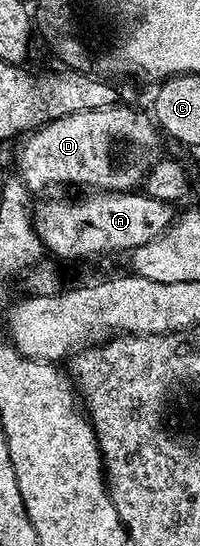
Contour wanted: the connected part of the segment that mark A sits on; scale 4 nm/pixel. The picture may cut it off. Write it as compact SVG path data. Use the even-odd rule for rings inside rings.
M97 190L82 196L85 196L82 200L45 200L33 208L33 224L37 227L42 245L65 260L85 260L88 256L105 256L108 252L132 253L133 249L160 236L175 219L175 212L169 209L172 208L170 201L151 198L141 190L128 192Z

